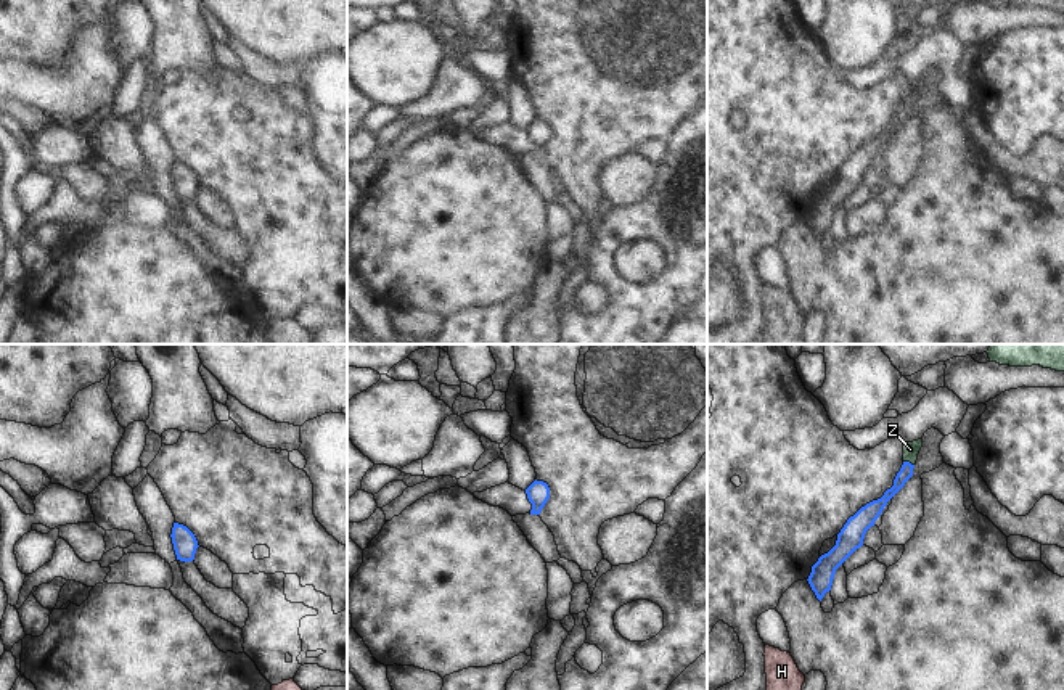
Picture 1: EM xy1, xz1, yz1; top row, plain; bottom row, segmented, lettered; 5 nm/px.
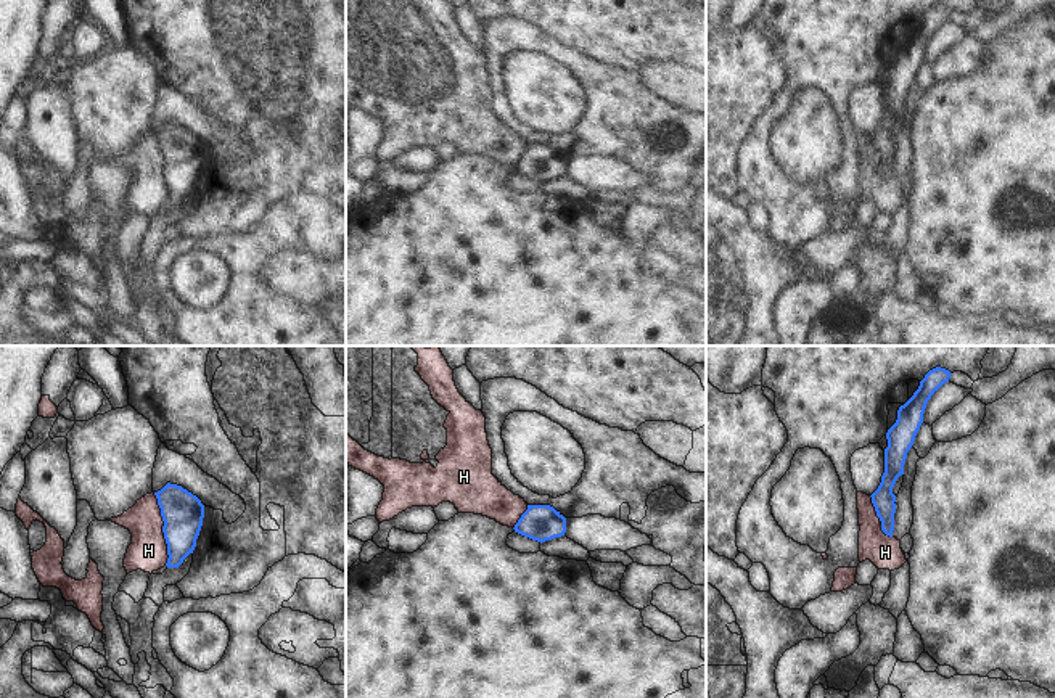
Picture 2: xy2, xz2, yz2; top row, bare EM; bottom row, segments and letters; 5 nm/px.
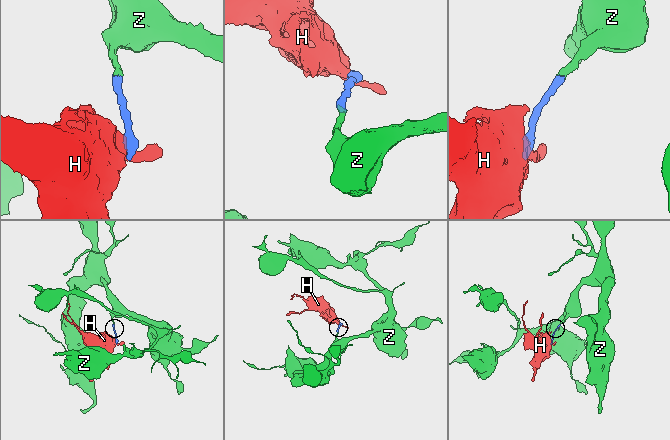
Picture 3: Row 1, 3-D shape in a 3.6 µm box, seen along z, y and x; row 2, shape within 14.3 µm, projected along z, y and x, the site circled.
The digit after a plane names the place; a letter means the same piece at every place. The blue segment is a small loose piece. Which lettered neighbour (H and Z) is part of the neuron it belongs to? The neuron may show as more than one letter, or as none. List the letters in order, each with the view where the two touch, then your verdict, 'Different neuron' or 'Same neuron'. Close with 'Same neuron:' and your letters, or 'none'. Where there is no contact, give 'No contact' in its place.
H: Touches blue in xy2. Different neuron
Z: Touches blue in yz1. Same neuron
Same neuron: Z

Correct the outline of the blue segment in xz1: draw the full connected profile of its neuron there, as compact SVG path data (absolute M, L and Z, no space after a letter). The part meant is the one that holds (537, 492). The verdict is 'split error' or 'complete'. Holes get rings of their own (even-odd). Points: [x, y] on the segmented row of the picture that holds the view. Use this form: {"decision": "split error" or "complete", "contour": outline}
{"decision": "complete", "contour": "M534 481L527 489L526 489L527 499L532 503L530 515L540 515L542 508L550 499L550 487L543 481Z"}

